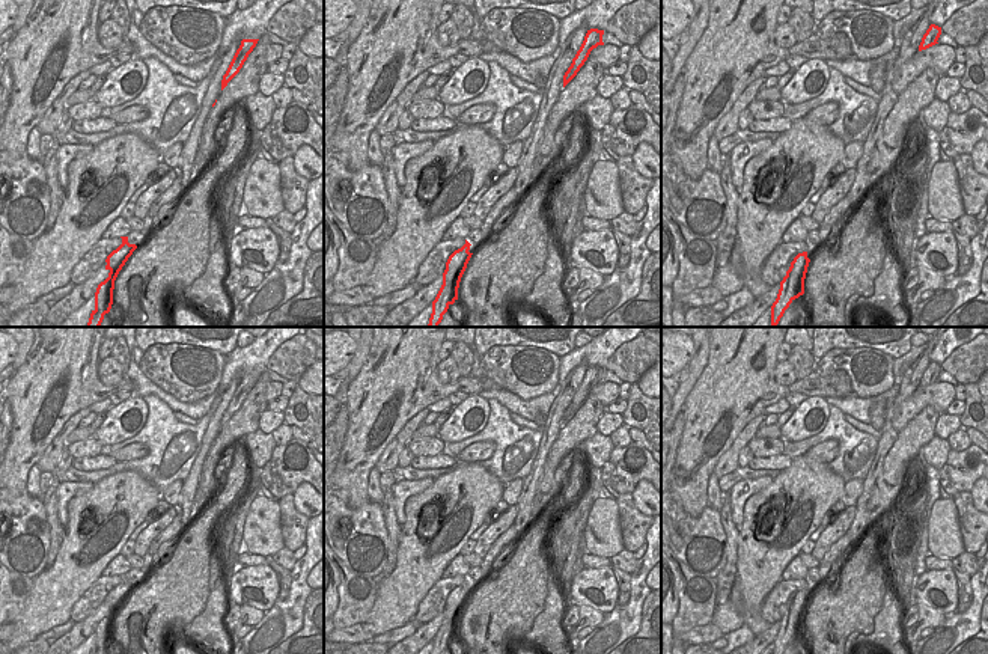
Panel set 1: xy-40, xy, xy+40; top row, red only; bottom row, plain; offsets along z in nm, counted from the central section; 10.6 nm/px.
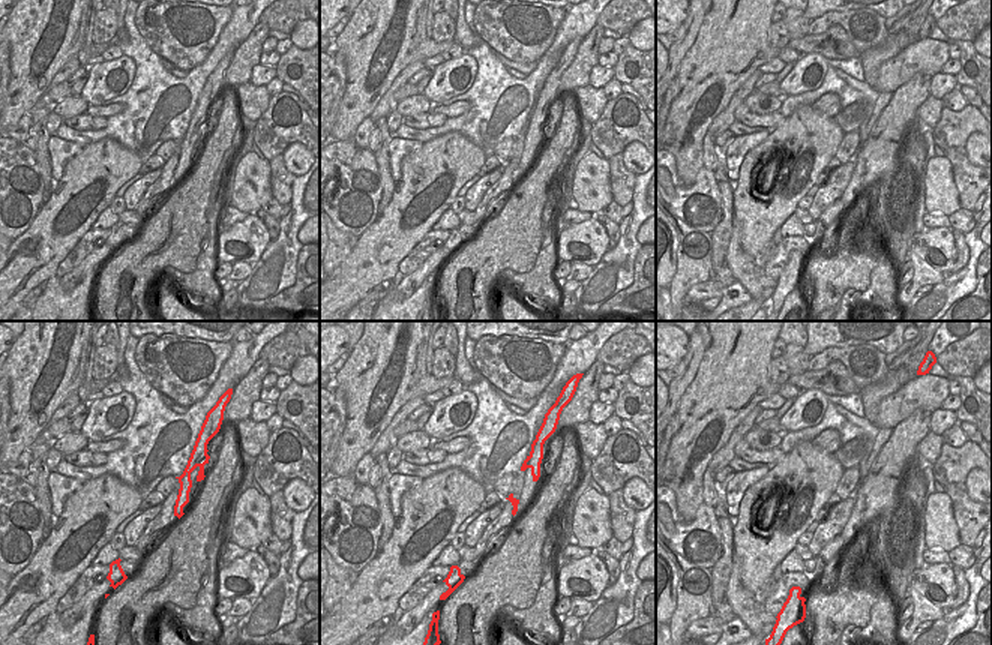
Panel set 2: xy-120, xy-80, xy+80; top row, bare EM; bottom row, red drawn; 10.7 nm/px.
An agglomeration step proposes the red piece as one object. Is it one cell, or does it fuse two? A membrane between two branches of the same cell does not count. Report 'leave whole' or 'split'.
leave whole

